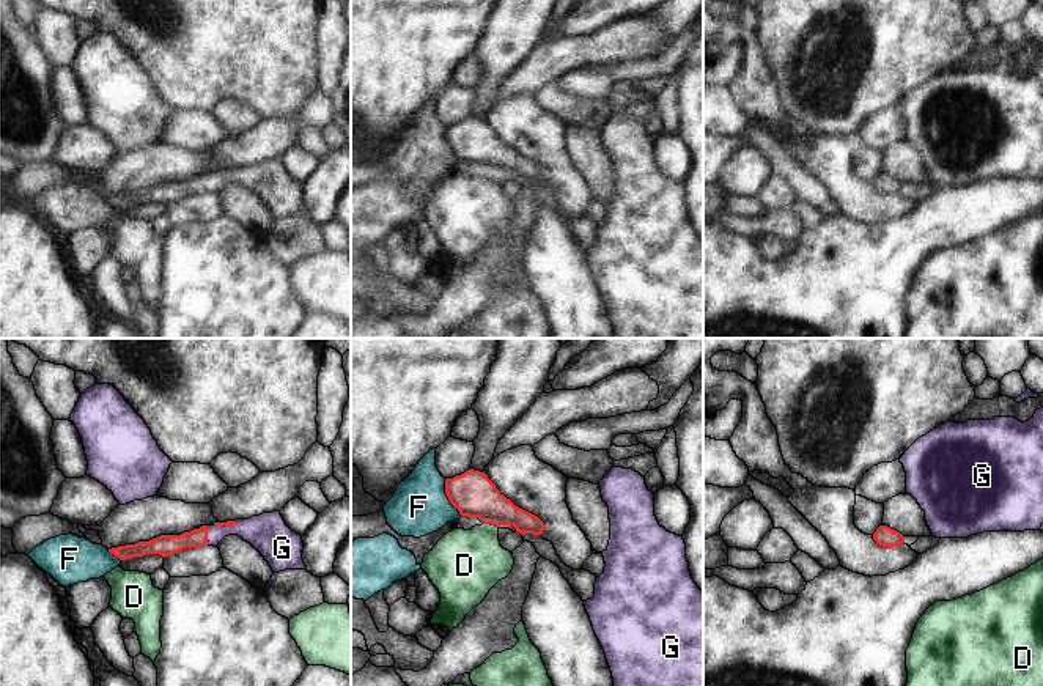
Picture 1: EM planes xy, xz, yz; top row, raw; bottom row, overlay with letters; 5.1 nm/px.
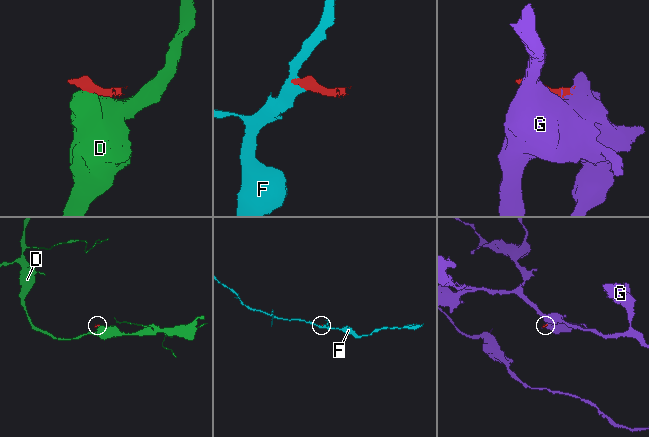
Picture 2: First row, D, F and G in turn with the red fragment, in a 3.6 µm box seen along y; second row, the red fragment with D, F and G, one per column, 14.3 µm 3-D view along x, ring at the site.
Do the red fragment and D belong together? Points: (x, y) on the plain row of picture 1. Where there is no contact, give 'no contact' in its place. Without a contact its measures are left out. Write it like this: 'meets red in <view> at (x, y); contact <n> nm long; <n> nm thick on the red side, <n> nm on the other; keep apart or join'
meets red in xz at (491, 172); contact 80 nm long; 220 nm thick on the red side, 360 nm on the other; keep apart

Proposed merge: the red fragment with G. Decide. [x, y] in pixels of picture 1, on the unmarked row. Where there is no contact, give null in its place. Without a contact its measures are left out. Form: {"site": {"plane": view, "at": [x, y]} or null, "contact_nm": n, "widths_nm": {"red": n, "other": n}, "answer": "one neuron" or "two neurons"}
{"site": {"plane": "xy", "at": [206, 183]}, "contact_nm": 100, "widths_nm": {"red": 110, "other": 140}, "answer": "one neuron"}

